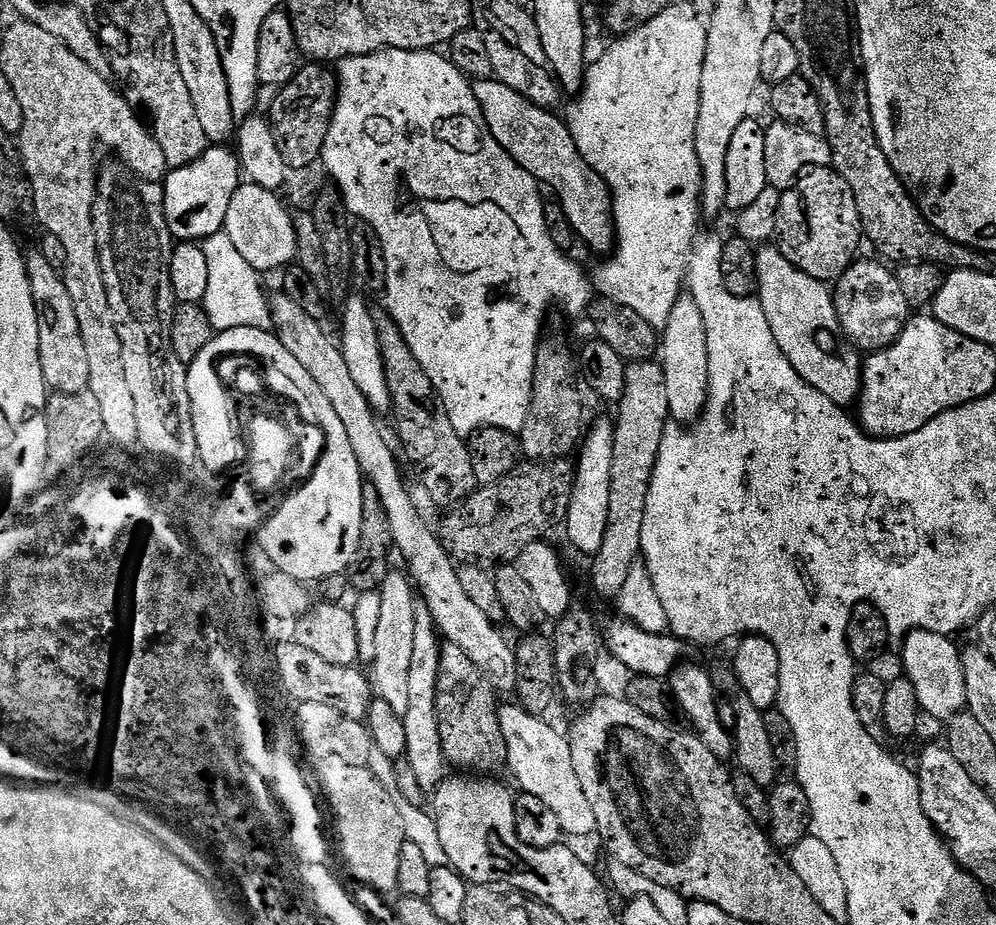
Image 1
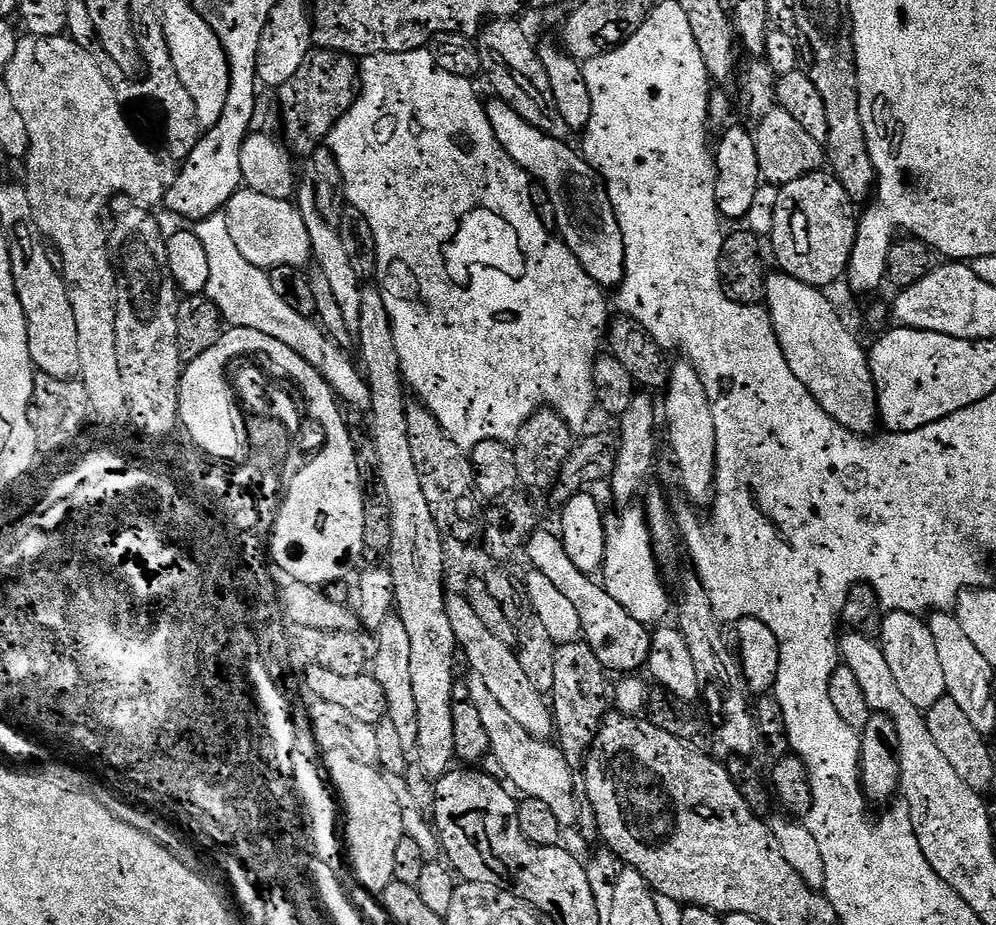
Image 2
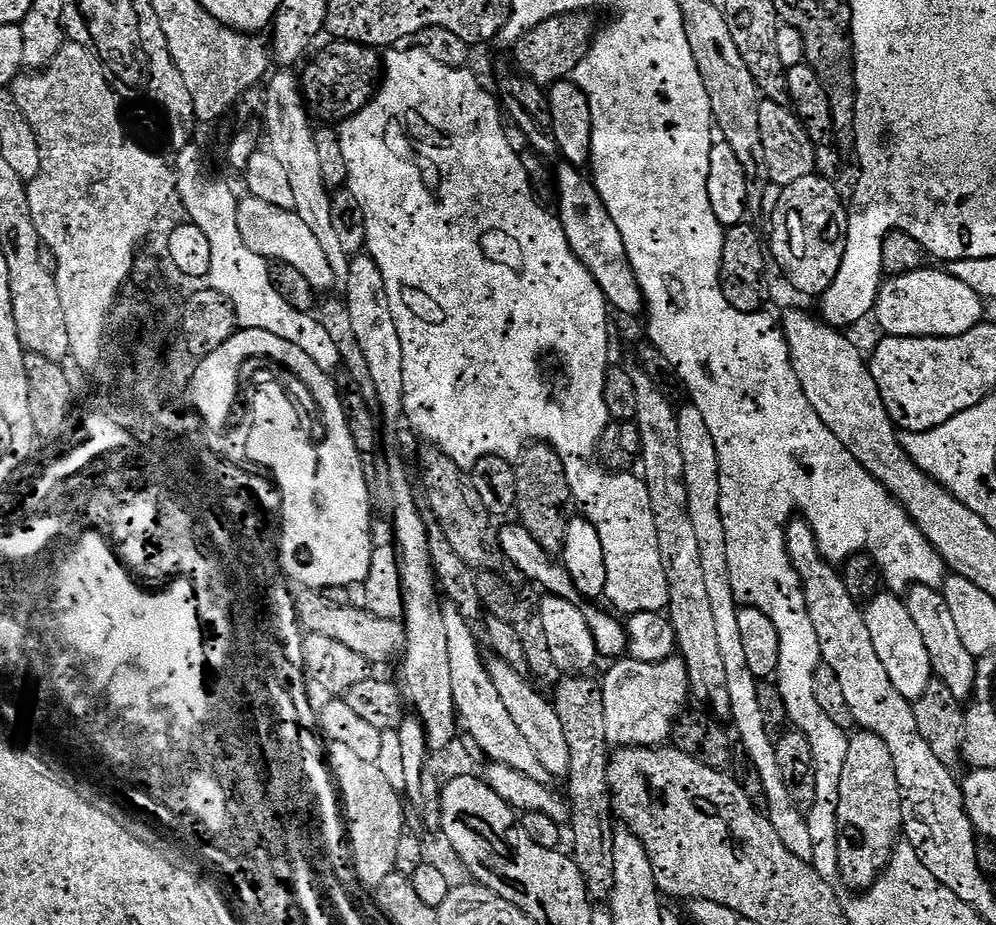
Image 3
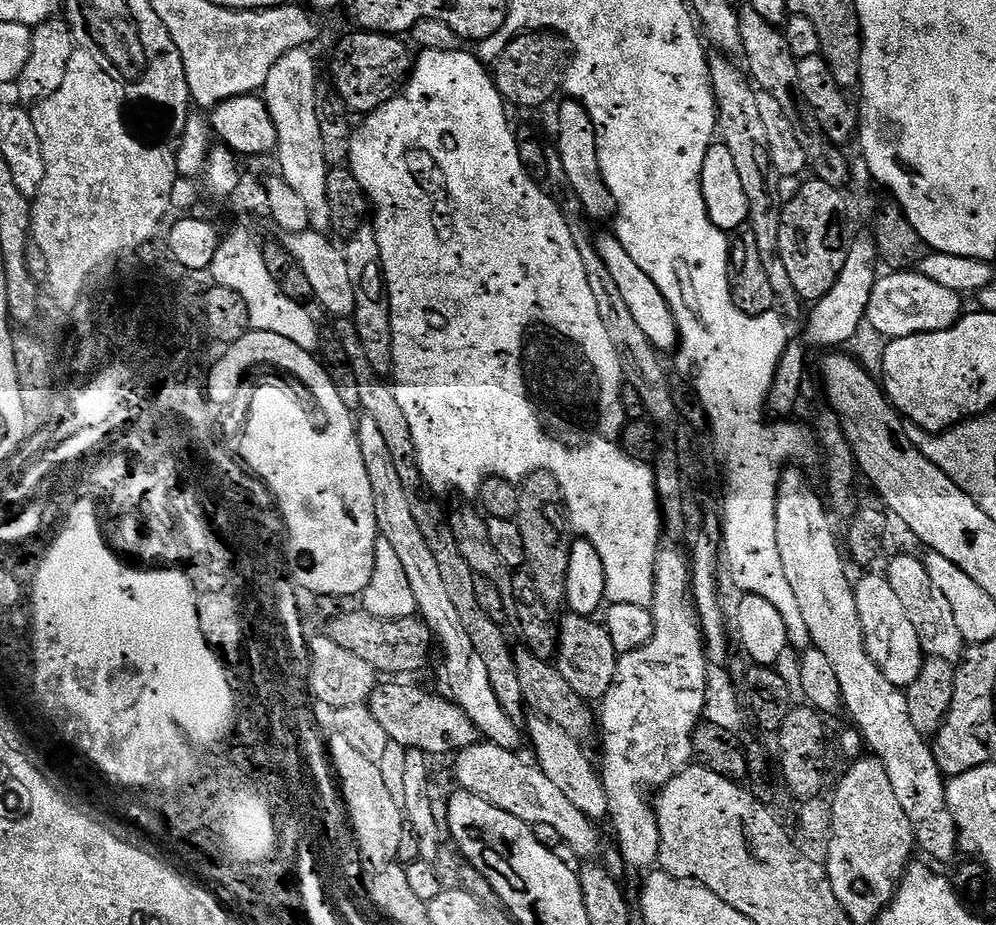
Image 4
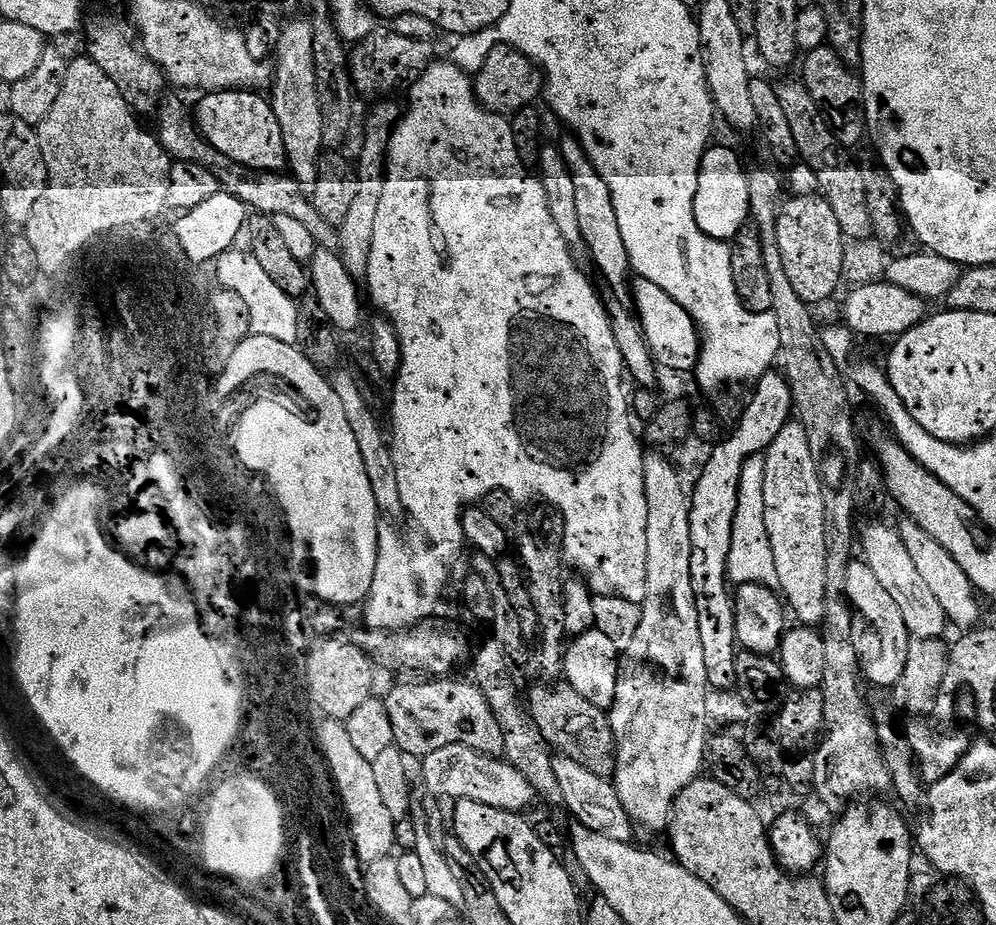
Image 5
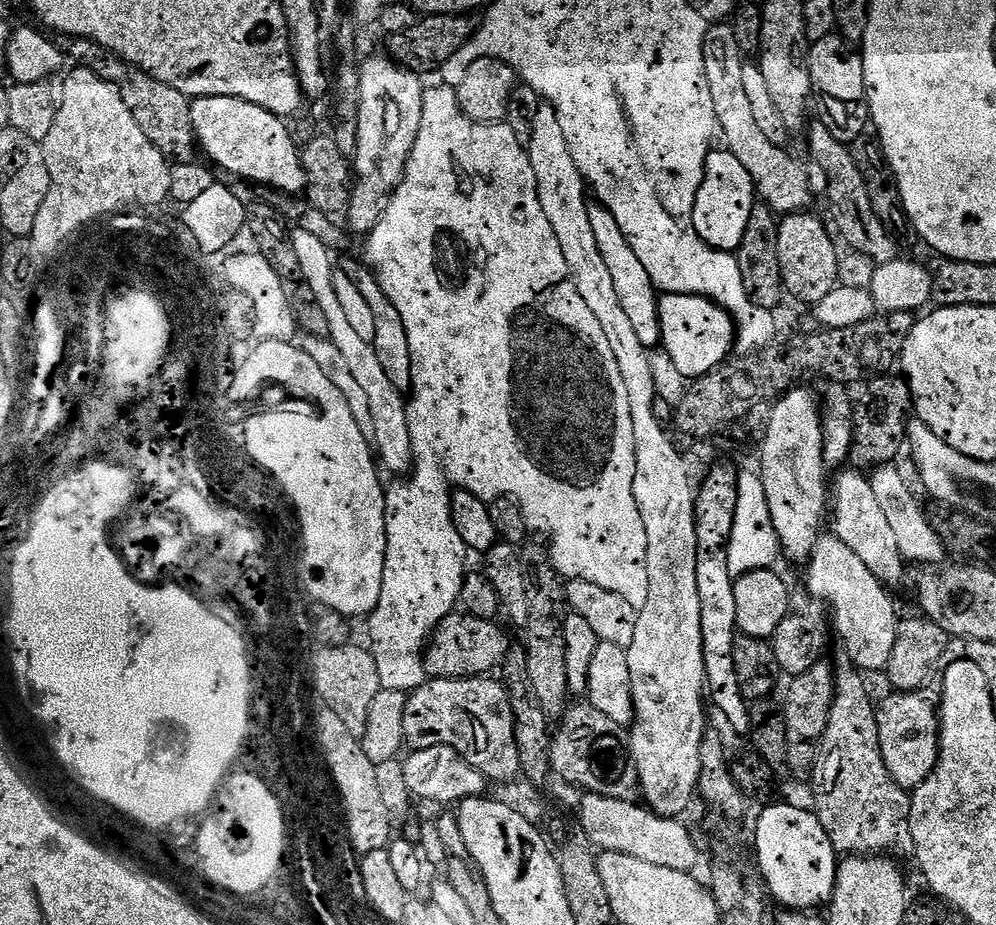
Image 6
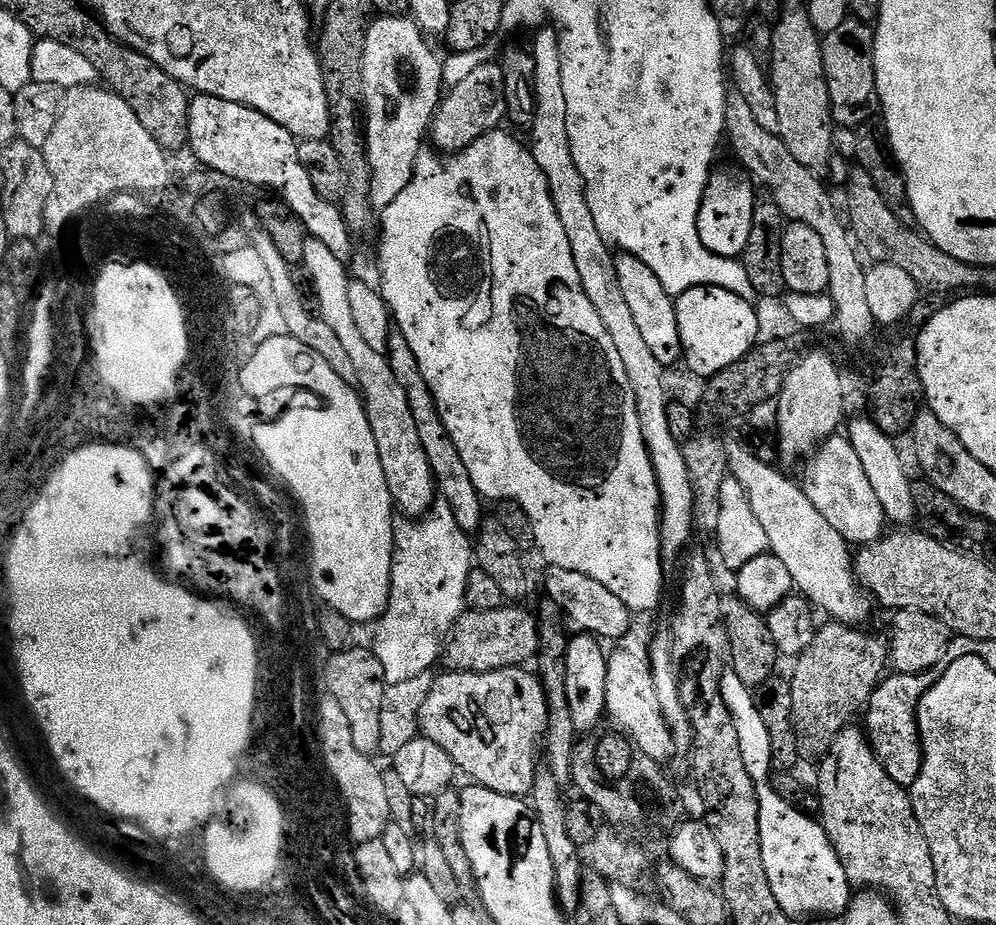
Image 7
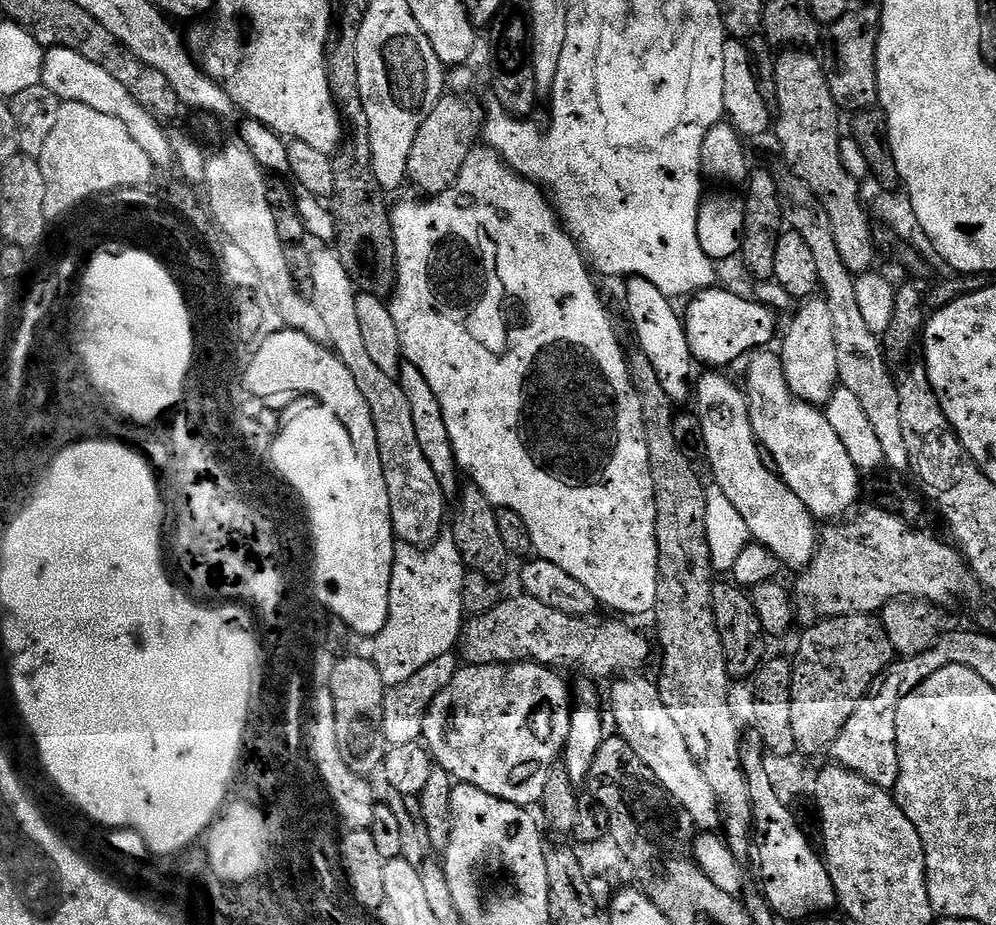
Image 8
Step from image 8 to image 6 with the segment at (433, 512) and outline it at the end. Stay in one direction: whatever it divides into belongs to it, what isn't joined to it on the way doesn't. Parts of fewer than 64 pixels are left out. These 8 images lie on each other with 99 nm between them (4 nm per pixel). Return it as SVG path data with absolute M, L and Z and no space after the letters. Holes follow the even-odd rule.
M298 226L293 227L290 232L294 254L298 254L299 279L304 279L308 283L308 288L312 291L312 296L316 299L316 304L320 307L320 312L324 315L324 324L327 335L338 346L338 351L346 358L350 365L350 371L354 373L355 380L361 384L366 398L370 402L370 415L374 418L374 434L371 439L374 441L374 452L380 460L392 472L404 474L412 466L412 439L410 438L410 426L408 425L408 410L405 397L394 388L386 373L382 370L381 363L375 353L375 348L366 338L359 335L346 320L345 311L342 310L341 303L334 292L334 256L328 251L326 246L318 242L306 230Z

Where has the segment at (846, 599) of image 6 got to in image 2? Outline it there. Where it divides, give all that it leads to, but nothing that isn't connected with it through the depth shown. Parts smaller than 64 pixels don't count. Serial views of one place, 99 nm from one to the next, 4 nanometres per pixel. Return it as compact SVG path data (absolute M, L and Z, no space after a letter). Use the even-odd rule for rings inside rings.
M888 612L880 626L878 643L884 651L886 666L890 666L894 674L894 682L898 682L898 690L902 690L913 706L926 710L946 695L946 678L934 646L934 634L930 634L927 623L919 615Z

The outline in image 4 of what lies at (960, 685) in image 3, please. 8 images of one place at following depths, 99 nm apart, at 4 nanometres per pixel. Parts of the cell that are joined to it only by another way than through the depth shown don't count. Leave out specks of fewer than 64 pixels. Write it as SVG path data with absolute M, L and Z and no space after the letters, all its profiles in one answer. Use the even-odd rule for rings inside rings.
M919 555L896 556L889 562L886 575L895 596L906 609L914 630L918 630L918 642L925 657L959 661L966 651L964 639L962 634L958 634L958 626L954 623L954 614L950 611L946 594L942 594L942 590L934 586L930 574L926 574L923 559Z

